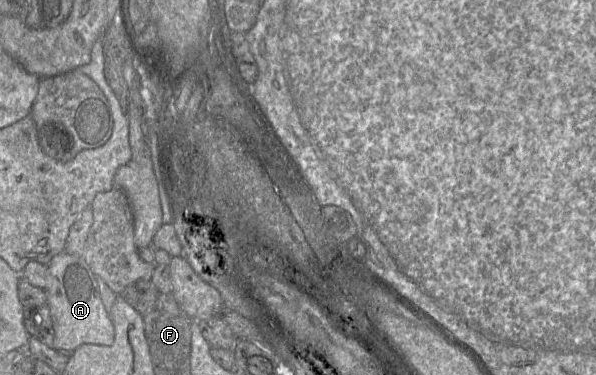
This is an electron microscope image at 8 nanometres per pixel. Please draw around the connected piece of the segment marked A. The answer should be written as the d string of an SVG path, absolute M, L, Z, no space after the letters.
M62 252L47 264L47 305L54 328L54 344L57 349L73 352L82 344L110 346L115 339L114 325L101 300L97 276L83 257Z

